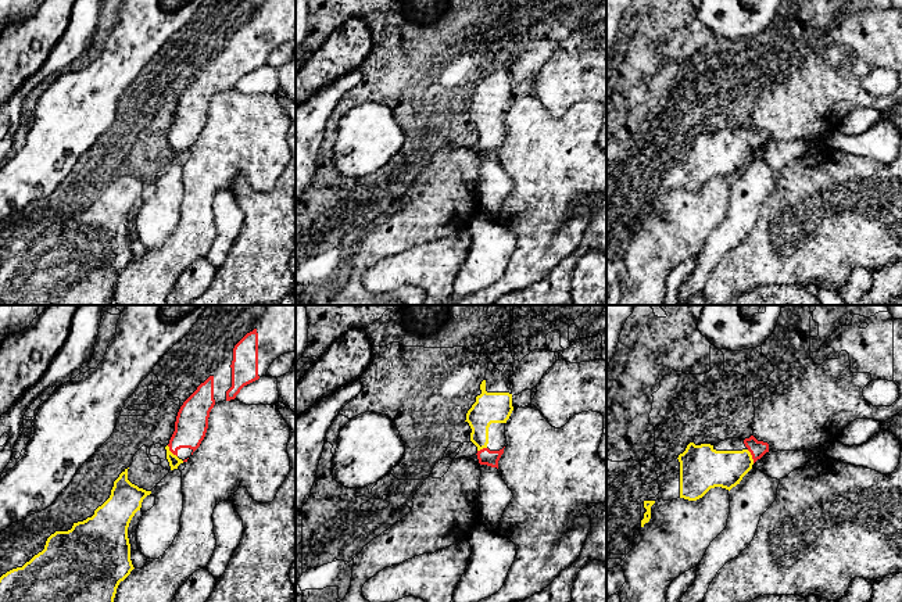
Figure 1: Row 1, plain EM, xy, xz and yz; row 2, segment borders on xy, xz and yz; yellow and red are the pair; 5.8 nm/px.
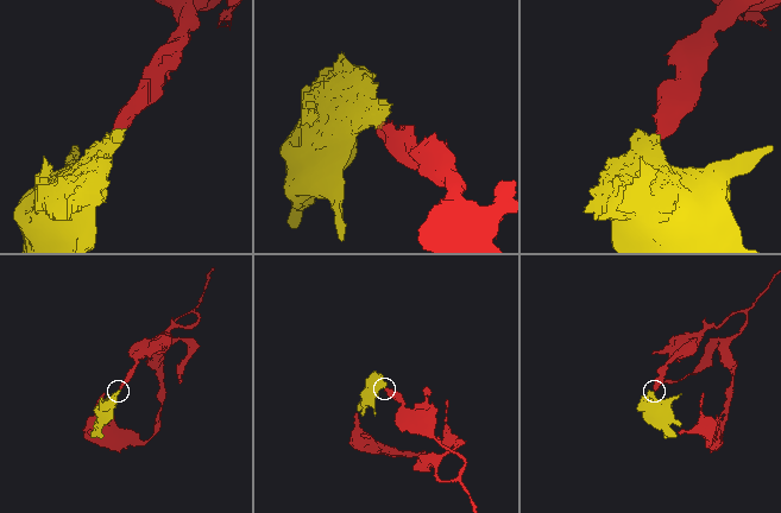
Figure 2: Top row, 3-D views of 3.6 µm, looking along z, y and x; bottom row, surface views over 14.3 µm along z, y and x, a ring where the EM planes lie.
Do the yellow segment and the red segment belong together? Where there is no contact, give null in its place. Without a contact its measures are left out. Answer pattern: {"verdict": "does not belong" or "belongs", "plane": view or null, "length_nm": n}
{"verdict": "belongs", "plane": "yz", "length_nm": 90}

